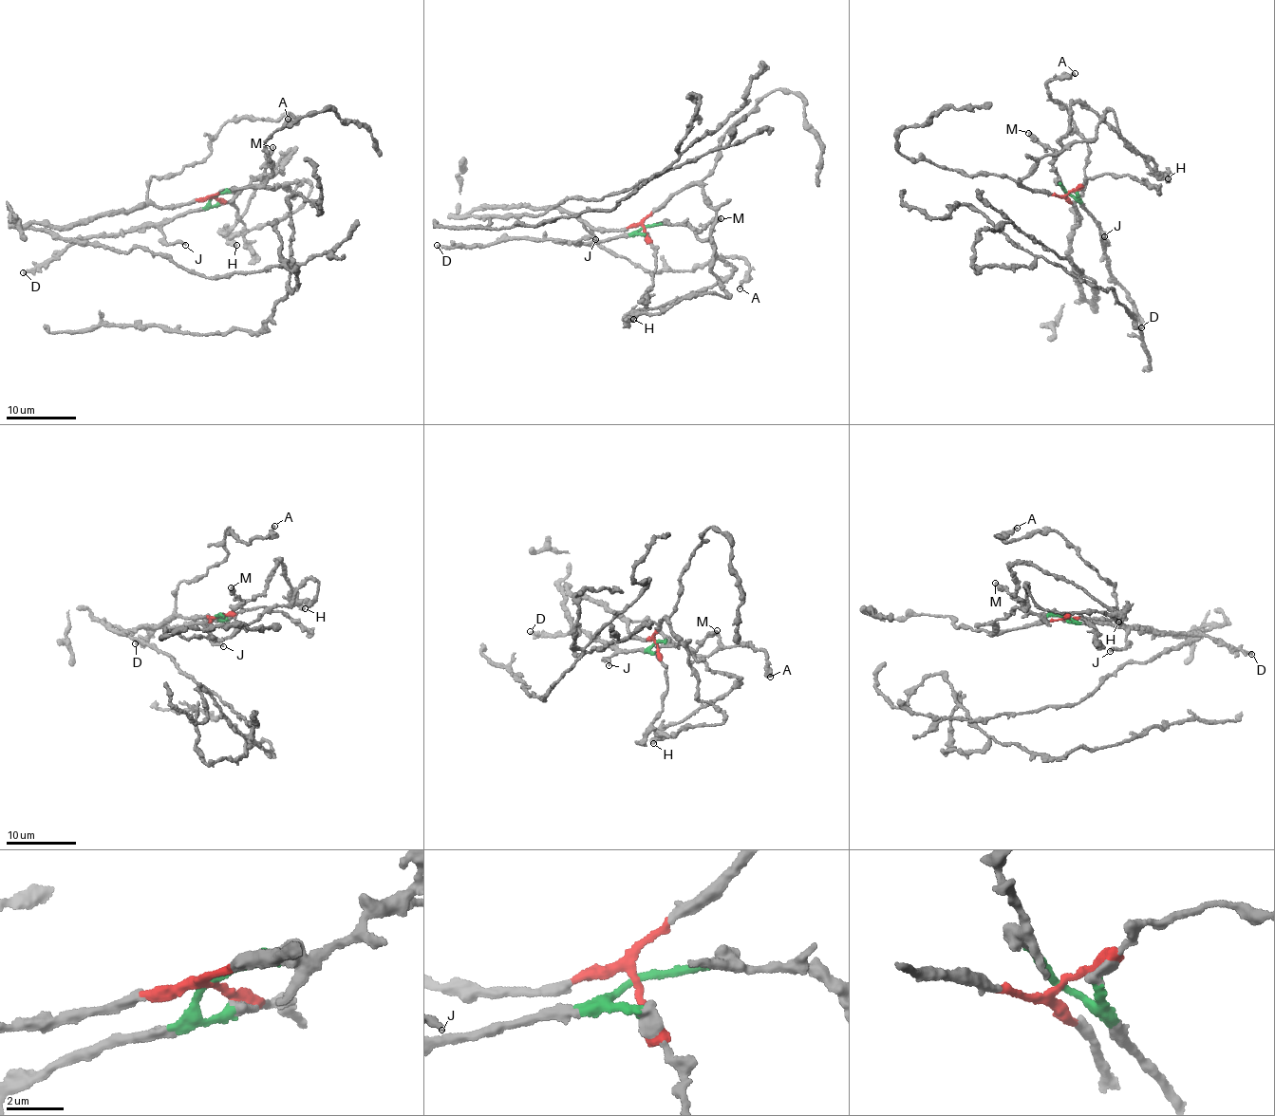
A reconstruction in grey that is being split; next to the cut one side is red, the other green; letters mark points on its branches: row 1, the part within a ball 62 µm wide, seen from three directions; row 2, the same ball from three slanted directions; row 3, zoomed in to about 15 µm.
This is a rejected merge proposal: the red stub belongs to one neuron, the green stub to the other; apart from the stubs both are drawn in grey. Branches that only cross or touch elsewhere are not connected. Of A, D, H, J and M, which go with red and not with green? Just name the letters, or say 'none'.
A

